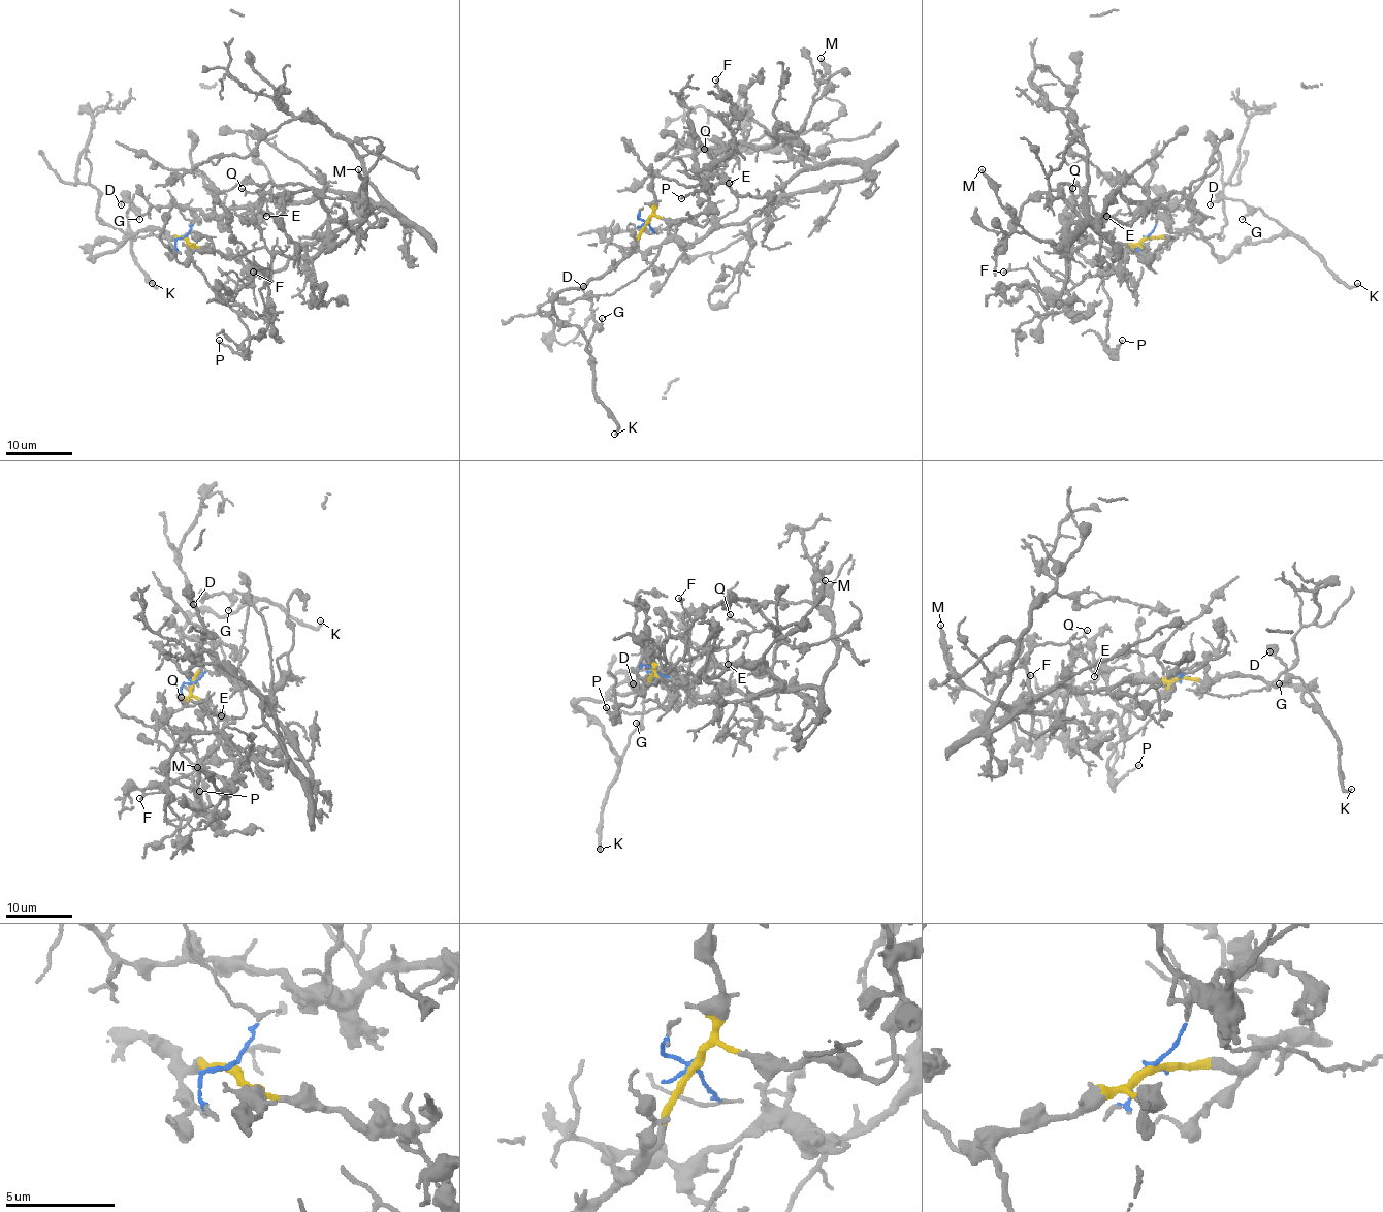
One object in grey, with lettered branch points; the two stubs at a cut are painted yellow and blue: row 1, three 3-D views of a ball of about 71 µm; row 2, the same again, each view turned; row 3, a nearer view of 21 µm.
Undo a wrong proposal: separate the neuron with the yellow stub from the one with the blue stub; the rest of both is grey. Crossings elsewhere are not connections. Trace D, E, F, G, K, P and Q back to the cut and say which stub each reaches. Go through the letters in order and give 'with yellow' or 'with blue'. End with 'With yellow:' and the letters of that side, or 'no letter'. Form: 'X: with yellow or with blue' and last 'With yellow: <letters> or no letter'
D: with yellow
E: with blue
F: with blue
G: with yellow
K: with yellow
P: with yellow
Q: with blue
With yellow: D, G, K, P

